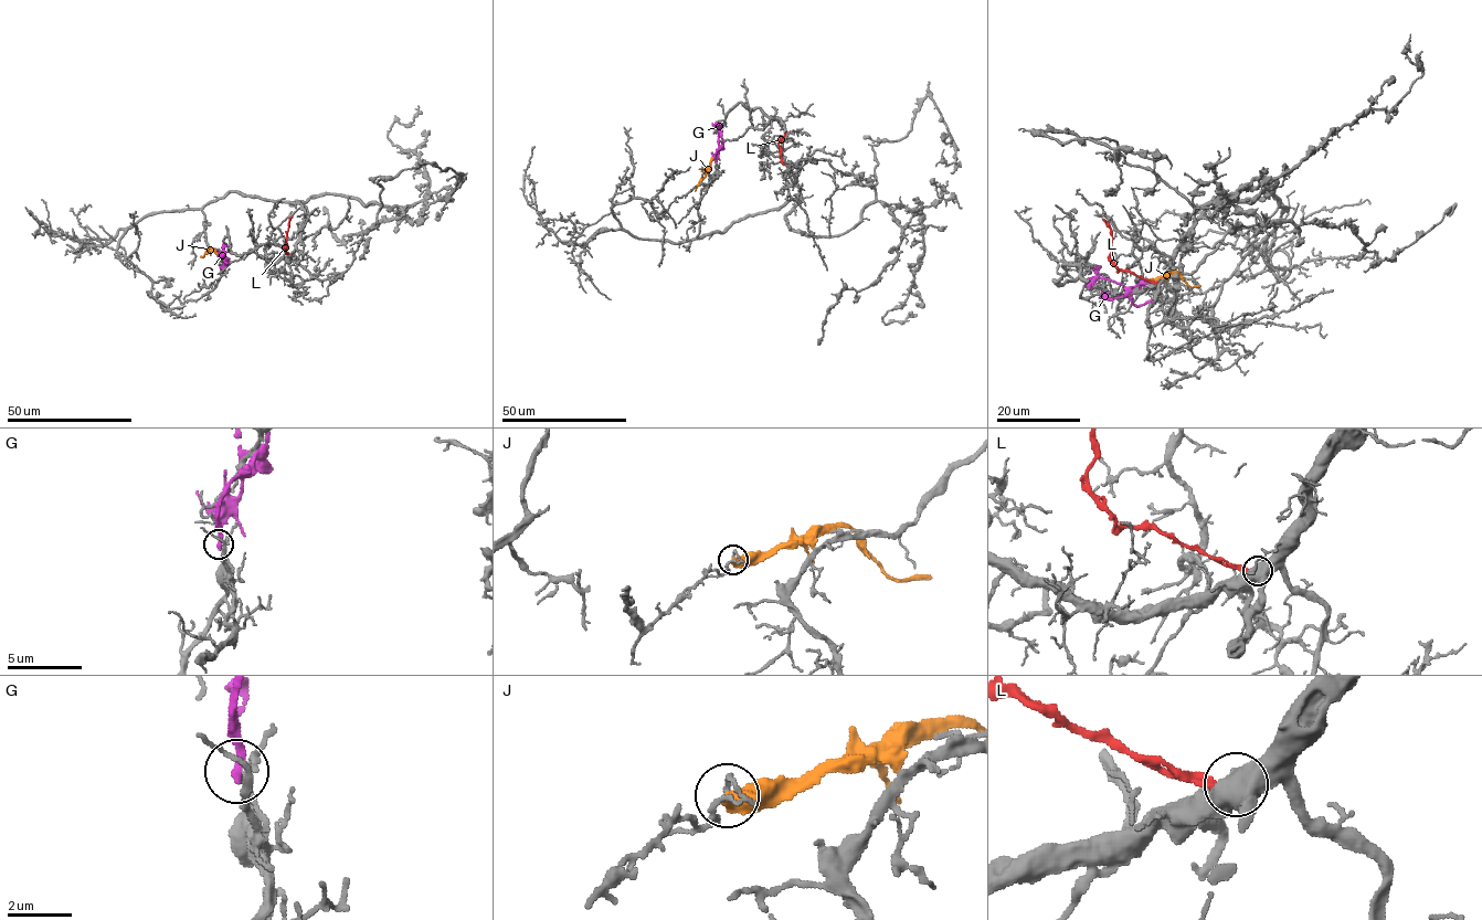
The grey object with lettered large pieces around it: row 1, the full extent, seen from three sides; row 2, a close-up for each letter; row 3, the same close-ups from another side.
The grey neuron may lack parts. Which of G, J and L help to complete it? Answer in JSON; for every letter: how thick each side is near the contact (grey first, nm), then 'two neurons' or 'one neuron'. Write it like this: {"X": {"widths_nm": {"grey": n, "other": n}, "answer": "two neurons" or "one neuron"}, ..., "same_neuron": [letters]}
{"G": {"widths_nm": {"grey": 150, "other": 260}, "answer": "two neurons"}, "J": {"widths_nm": {"grey": 140, "other": 650}, "answer": "two neurons"}, "L": {"widths_nm": {"grey": 90, "other": 280}, "answer": "two neurons"}, "same_neuron": []}

